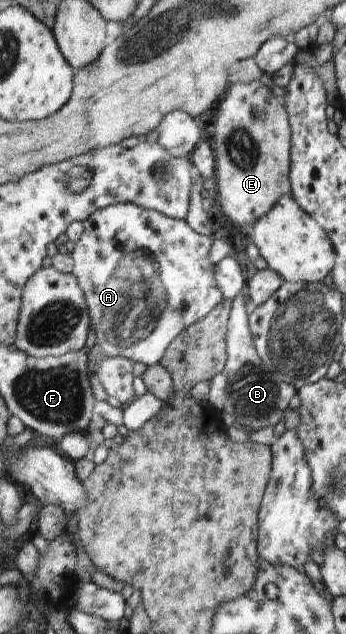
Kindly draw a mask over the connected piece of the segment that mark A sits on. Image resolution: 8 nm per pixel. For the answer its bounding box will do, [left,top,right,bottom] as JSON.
[71,203,222,366]

